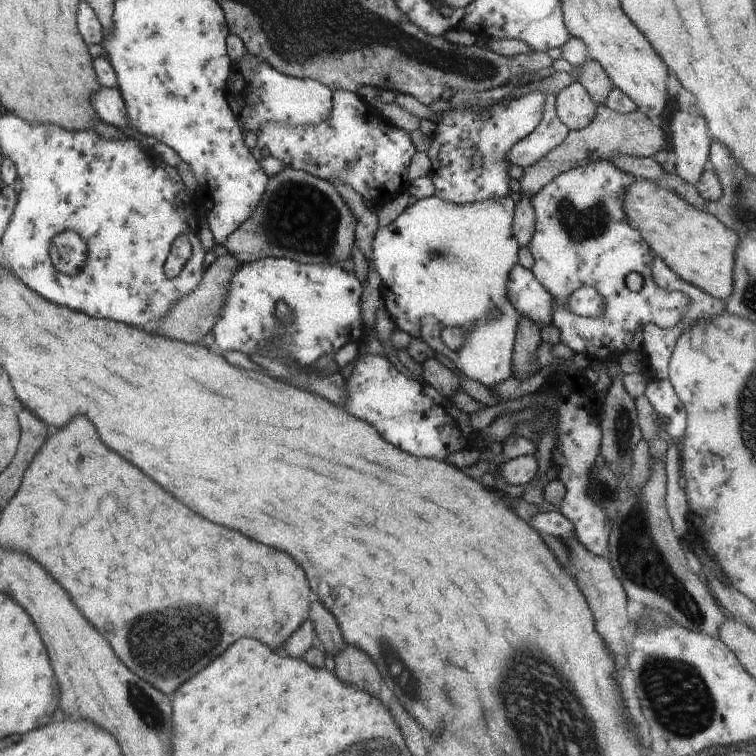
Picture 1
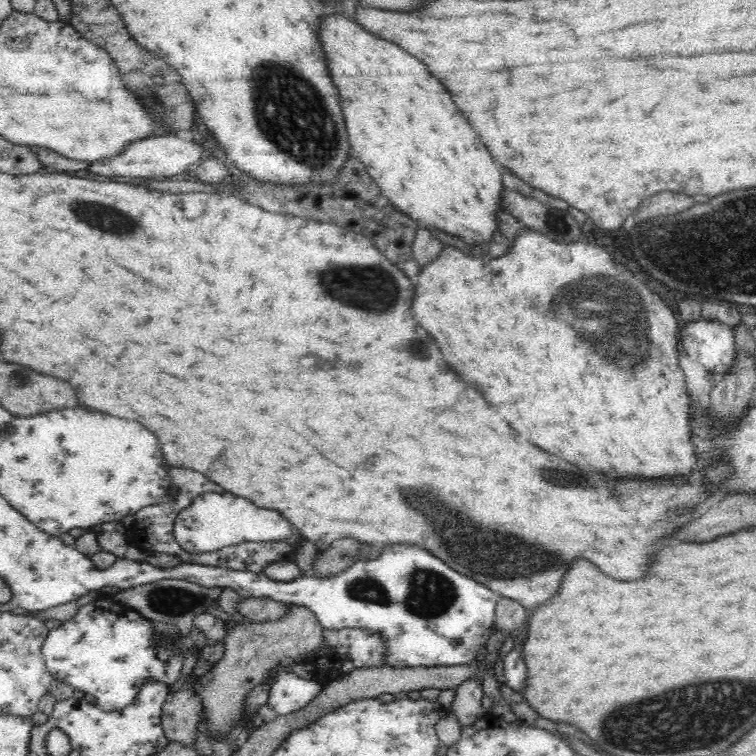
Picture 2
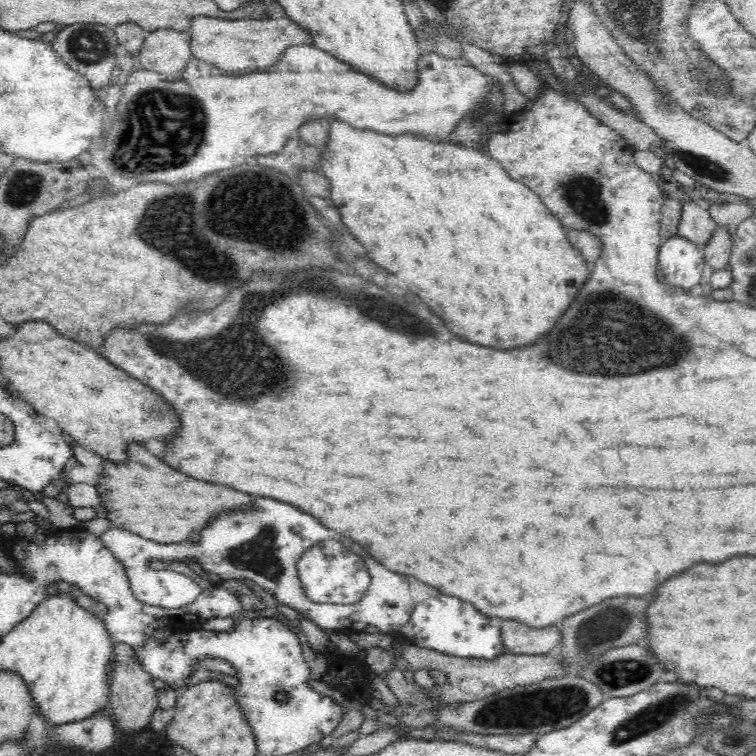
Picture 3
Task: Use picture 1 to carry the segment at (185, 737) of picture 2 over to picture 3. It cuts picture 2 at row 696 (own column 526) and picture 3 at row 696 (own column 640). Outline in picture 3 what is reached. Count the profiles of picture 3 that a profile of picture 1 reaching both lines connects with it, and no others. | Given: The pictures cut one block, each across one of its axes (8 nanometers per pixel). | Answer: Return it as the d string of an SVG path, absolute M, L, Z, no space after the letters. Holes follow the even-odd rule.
M114 643L113 660L115 667L111 676L112 698L111 706L113 721L125 733L140 732L149 726L154 710L159 706L158 689L152 683L152 676L136 661L134 648L125 643Z

